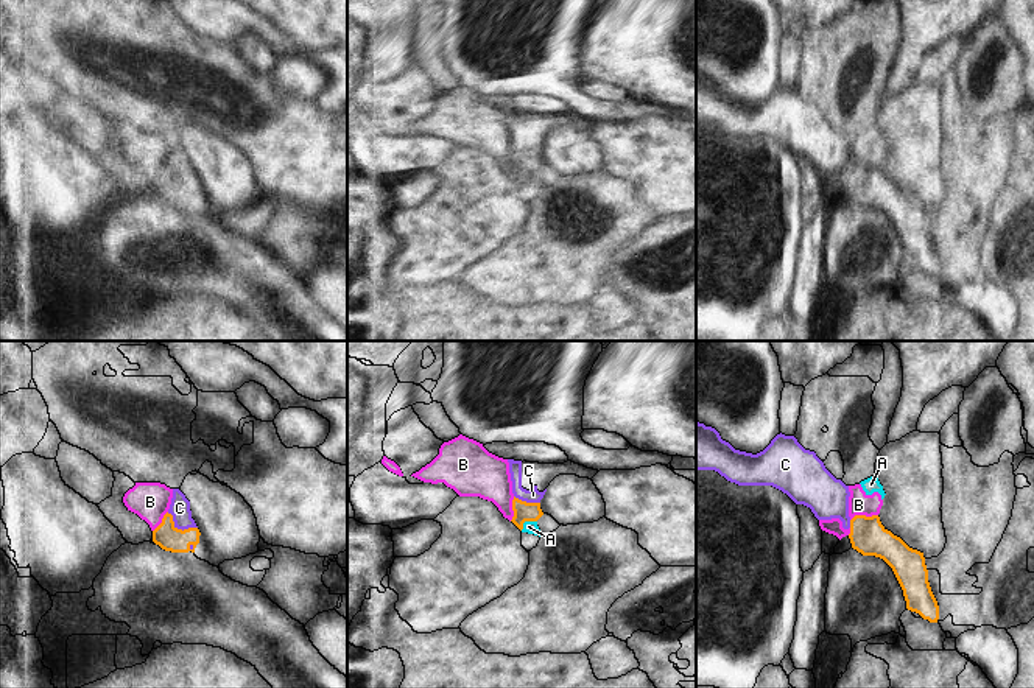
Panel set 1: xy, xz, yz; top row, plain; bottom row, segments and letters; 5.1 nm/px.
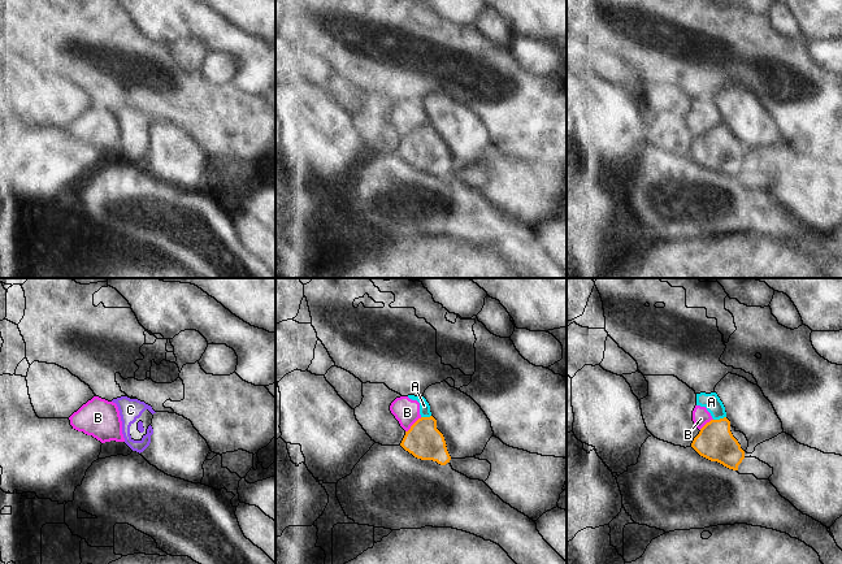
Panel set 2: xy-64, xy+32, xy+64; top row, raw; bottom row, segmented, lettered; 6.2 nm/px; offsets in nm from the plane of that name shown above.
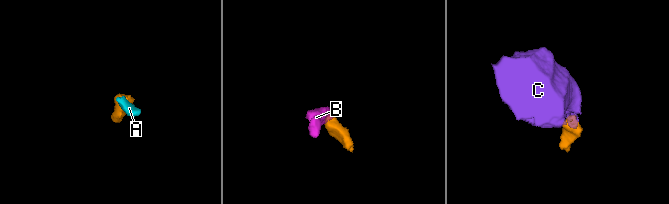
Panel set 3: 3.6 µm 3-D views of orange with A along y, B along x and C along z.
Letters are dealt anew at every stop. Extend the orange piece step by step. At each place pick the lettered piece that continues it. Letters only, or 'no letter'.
C

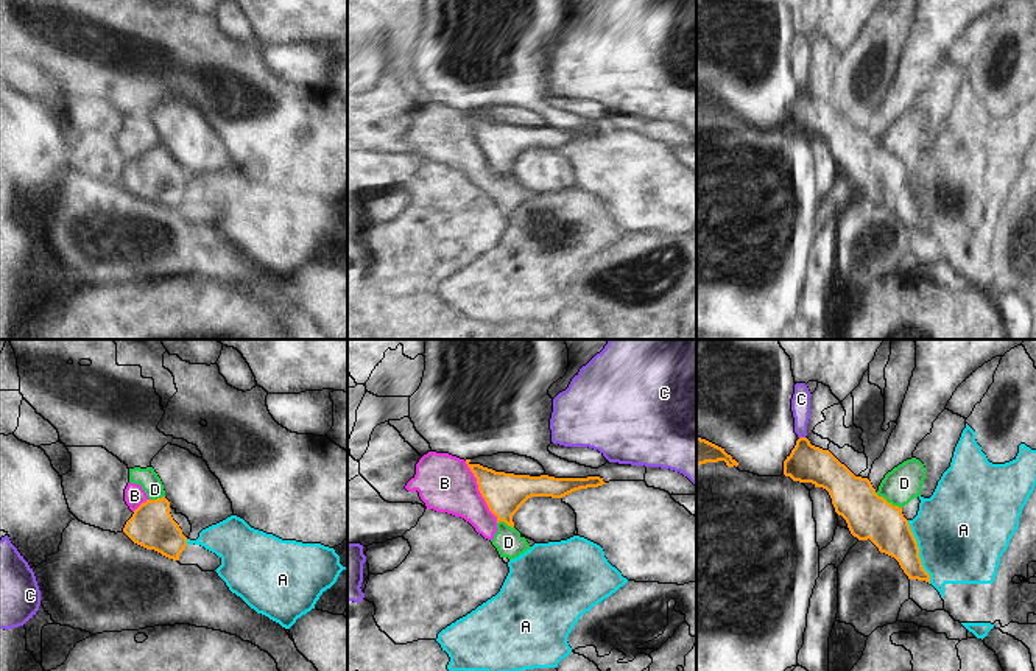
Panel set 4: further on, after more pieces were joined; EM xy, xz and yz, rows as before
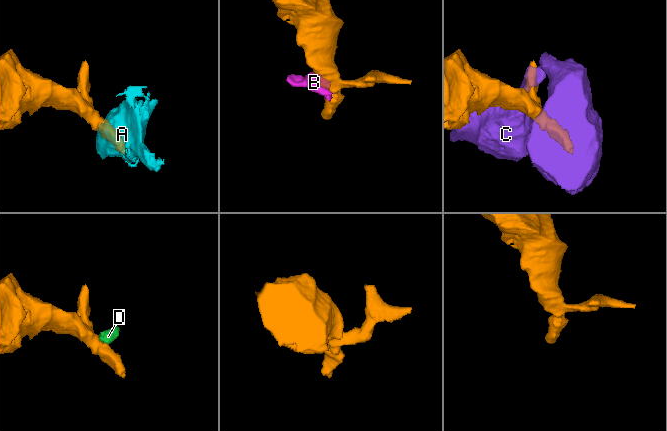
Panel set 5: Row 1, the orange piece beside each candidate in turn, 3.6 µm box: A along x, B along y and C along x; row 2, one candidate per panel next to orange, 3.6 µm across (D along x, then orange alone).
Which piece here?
no letter

